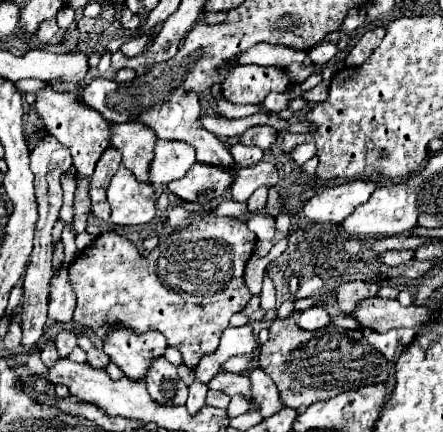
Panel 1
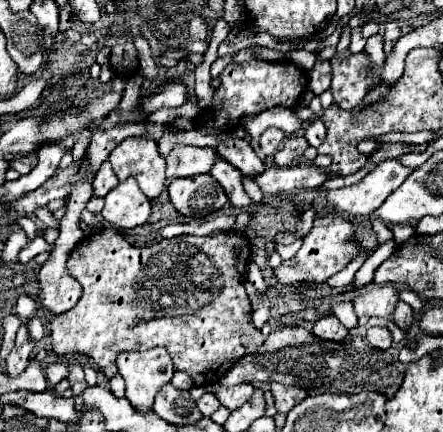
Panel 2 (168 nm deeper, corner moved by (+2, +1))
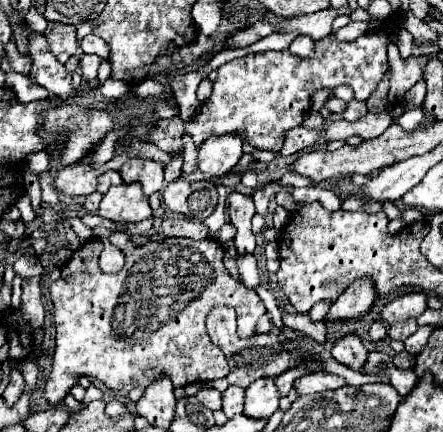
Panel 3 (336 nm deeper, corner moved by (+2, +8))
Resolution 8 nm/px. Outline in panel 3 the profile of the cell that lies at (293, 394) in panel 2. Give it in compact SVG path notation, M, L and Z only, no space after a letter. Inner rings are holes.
M312 372L306 374L298 380L294 380L294 390L298 392L298 396L306 396L306 394L314 394L314 392L324 392L324 390L336 390L346 386L344 378L330 374L330 372Z

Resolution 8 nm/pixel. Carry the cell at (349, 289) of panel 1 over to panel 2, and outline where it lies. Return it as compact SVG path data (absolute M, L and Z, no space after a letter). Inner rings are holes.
M384 285L356 297L354 309L358 313L358 325L366 325L370 317L392 317L396 303L400 301L398 291L400 289L394 285Z

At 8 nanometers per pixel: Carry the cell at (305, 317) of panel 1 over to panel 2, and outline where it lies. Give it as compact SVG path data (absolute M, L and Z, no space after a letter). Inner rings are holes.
M334 315L316 321L314 323L314 335L322 341L336 341L336 343L344 343L350 337L348 329Z

